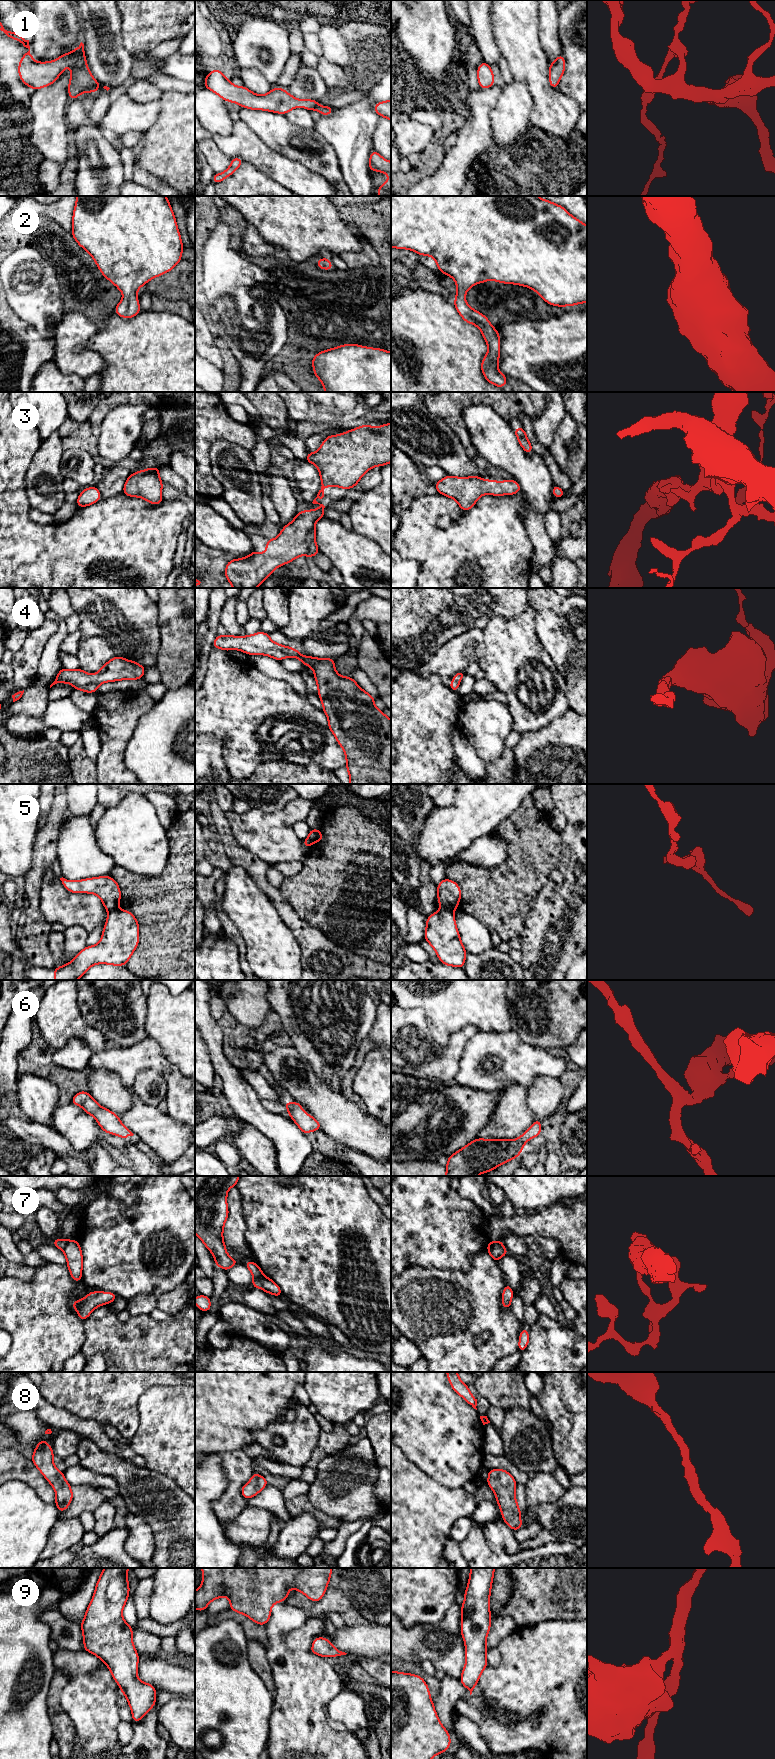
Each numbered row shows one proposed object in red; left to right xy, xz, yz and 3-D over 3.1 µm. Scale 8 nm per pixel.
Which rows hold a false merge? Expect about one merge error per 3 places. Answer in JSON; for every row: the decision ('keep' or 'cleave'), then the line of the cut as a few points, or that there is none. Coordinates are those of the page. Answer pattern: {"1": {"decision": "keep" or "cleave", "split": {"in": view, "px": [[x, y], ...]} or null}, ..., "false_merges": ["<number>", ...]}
{"1": {"decision": "keep", "split": null}, "2": {"decision": "keep", "split": null}, "3": {"decision": "keep", "split": null}, "4": {"decision": "keep", "split": null}, "5": {"decision": "cleave", "split": {"in": "yz", "px": [[441, 906], [452, 912]]}}, "6": {"decision": "keep", "split": null}, "7": {"decision": "cleave", "split": {"in": "yz", "px": [[501, 1242], [496, 1242], [487, 1250]]}}, "8": {"decision": "keep", "split": null}, "9": {"decision": "keep", "split": null}, "false_merges": ["5", "7"]}

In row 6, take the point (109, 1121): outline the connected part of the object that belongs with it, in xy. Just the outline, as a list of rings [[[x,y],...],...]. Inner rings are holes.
[[[80,1091],[76,1093],[72,1098],[71,1103],[82,1107],[87,1114],[93,1116],[104,1132],[114,1134],[124,1140],[126,1140],[128,1136],[134,1135],[121,1123],[117,1114],[100,1106],[92,1098],[89,1092]]]

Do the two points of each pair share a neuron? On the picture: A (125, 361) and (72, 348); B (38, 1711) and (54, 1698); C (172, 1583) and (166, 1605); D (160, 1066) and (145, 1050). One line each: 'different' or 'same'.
A: different
B: different
C: same
D: same

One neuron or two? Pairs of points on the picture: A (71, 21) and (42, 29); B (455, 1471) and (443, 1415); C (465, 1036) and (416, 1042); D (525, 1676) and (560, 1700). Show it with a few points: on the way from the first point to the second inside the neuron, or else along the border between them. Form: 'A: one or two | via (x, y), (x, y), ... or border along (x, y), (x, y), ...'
A: one | via (65, 13), (57, 13), (50, 21)
B: one | via (452, 1457), (443, 1436), (443, 1429)
C: one | via (453, 1046), (449, 1050), (428, 1050)
D: one | via (534, 1685), (537, 1688), (551, 1691)

